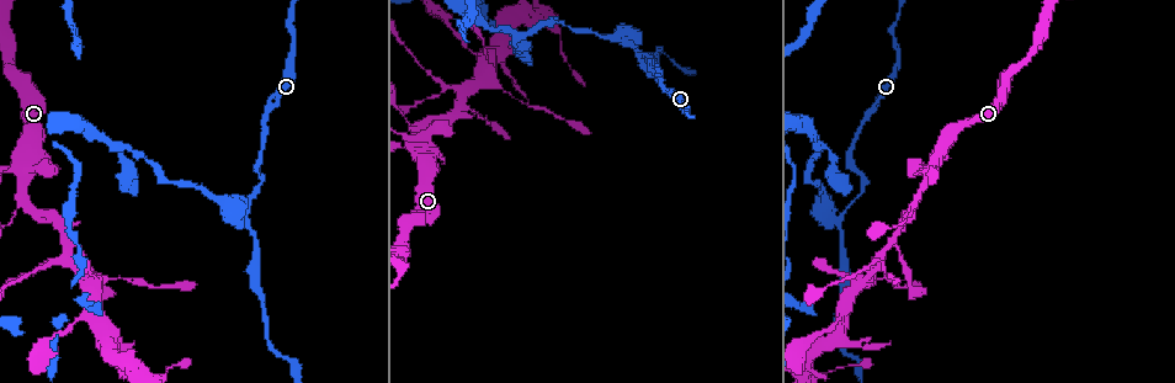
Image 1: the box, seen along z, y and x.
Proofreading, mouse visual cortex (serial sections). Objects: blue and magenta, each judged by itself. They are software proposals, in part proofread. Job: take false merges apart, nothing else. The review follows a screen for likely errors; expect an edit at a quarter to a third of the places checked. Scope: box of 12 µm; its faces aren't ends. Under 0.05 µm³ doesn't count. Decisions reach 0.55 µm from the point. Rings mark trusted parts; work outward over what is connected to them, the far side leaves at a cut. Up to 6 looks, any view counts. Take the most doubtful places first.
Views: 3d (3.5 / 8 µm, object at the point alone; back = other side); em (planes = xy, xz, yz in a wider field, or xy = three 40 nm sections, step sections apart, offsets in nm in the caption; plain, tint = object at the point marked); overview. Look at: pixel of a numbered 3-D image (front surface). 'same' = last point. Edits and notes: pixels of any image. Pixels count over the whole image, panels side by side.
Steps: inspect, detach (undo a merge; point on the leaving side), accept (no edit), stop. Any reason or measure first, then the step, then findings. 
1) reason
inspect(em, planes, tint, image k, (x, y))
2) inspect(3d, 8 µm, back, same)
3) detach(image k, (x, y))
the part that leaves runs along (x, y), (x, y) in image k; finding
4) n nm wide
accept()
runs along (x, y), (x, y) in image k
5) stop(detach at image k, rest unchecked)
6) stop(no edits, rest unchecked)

arms part here
inspect(3d, 3.5 µm, image 1, (418, 131))

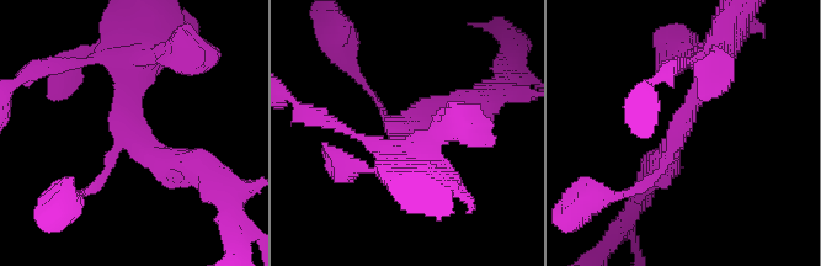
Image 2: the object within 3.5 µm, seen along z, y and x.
3 arms; arms of 100, 250, 300 nm; now the EM
inspect(em, xy, step 3, tint, image 2, (130, 131))

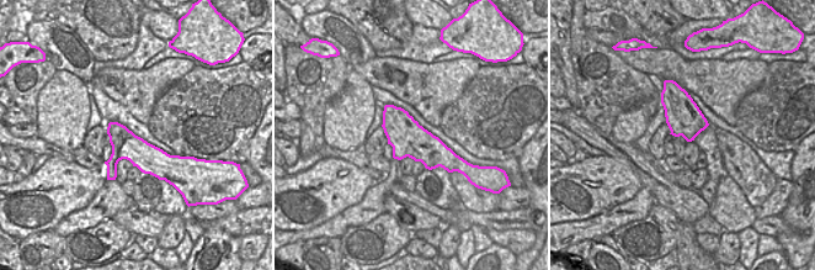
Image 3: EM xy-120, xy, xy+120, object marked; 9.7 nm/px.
accept()
runs along (111, 126), (149, 159), (179, 164) in image 3; continuous, no second cell

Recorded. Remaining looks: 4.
sudden change in width
inspect(3d, 3.5 µm, back, image 1, (868, 266))

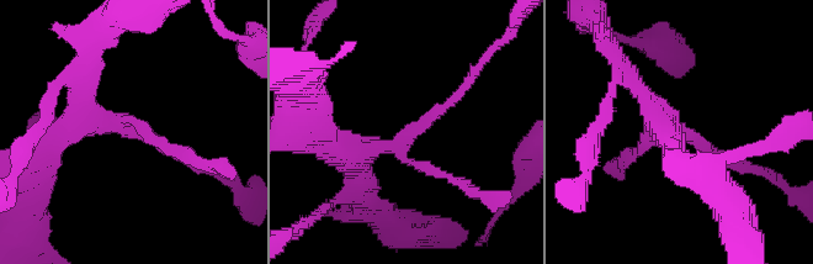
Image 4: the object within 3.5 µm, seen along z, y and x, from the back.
inspect(em, xy, step 3, tint, image 4, (132, 127))

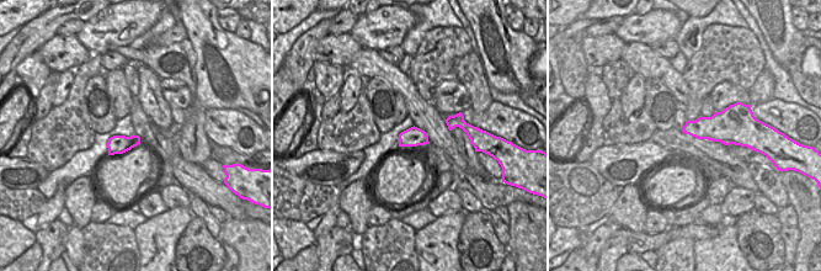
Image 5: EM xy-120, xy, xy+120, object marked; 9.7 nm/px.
accept()
runs along (357, 172), (463, 86) in image 4; one cell here

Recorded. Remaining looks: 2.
inspect(3d, 3.5 µm, image 1, (636, 56))

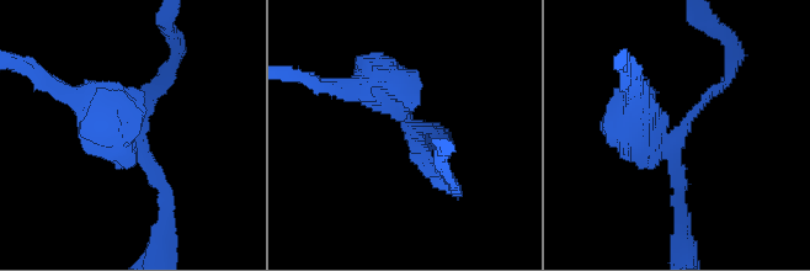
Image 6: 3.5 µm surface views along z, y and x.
inspect(em, xy, step 3, tint, image 6, (139, 138))

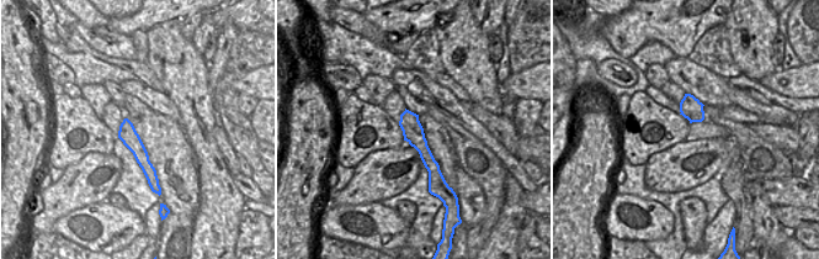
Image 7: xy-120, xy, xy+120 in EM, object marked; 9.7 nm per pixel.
3 arms
detach(image 6, (378, 107))
the part that leaves runs along (404, 117), (382, 83), (325, 85) in image 6; a second cell is stuck on

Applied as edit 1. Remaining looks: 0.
stop(detach at image 6, rest unchecked)

